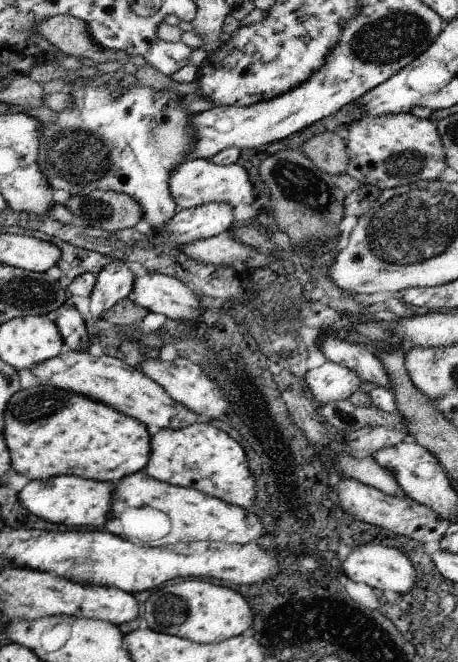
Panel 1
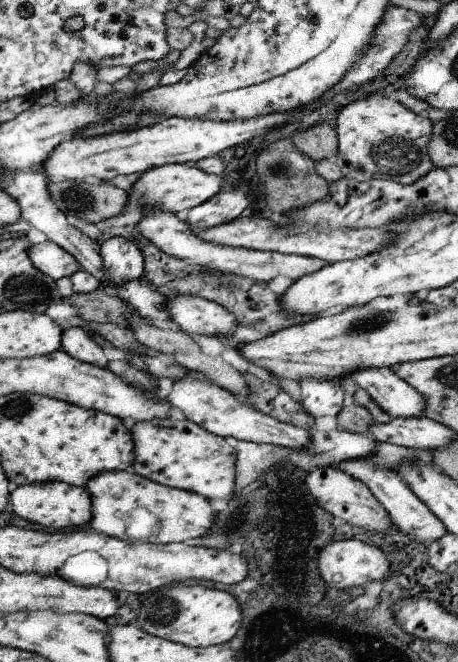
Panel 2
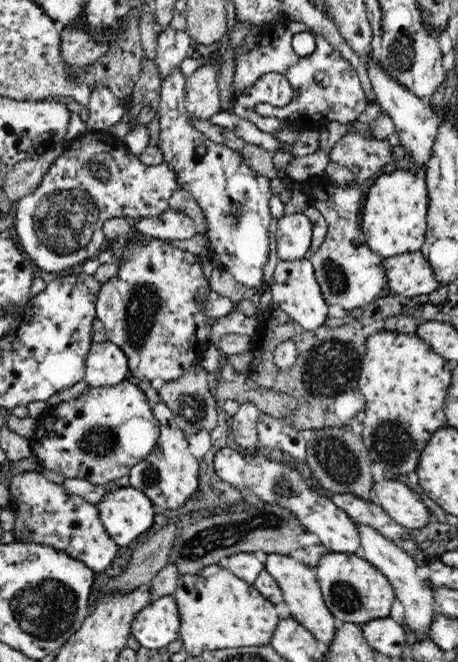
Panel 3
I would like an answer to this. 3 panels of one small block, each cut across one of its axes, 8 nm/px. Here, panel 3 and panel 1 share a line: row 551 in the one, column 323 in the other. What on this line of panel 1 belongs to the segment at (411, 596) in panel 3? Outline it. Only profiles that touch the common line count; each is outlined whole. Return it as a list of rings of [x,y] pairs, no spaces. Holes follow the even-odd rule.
[[[317,360],[317,368],[307,370],[304,378],[319,406],[327,402],[348,399],[357,392],[361,382],[354,371],[326,360]]]

